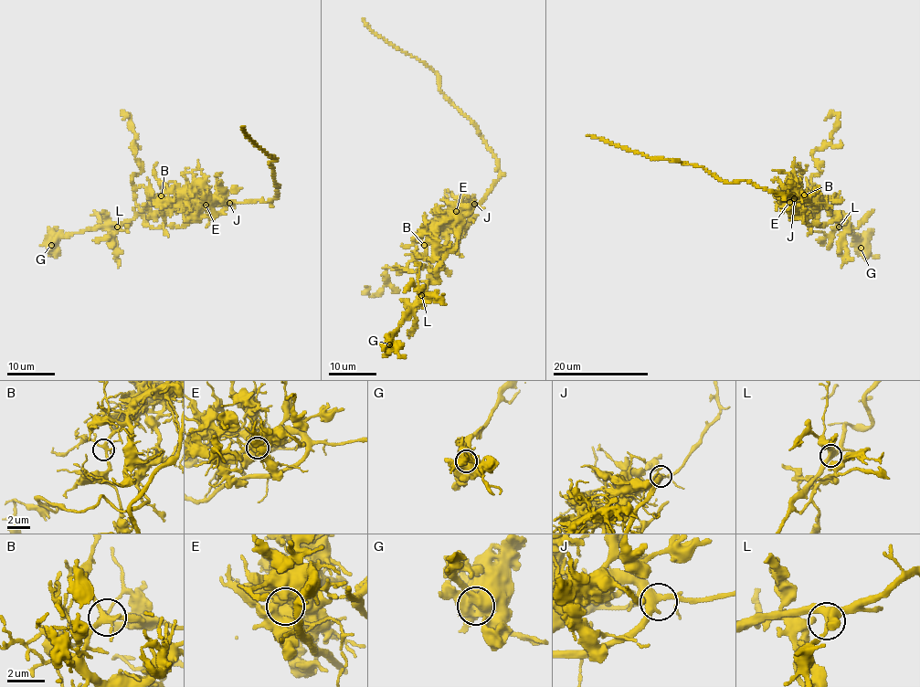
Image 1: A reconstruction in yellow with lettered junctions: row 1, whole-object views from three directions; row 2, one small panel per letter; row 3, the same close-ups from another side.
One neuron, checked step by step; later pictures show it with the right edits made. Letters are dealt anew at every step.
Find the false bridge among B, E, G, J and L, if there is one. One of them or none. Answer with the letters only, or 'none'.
E

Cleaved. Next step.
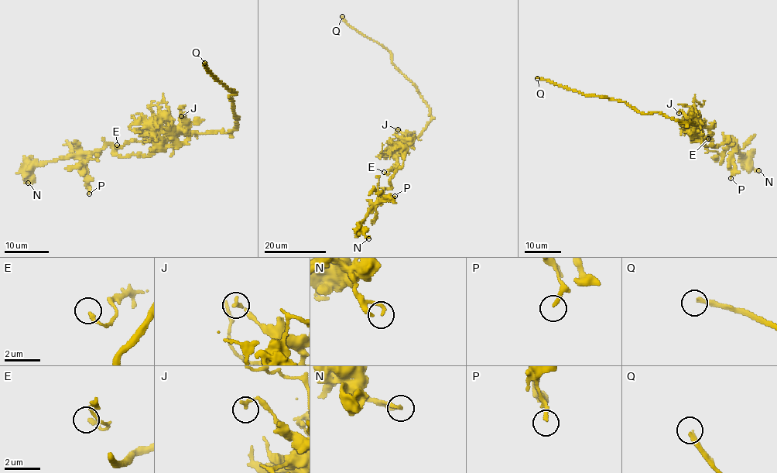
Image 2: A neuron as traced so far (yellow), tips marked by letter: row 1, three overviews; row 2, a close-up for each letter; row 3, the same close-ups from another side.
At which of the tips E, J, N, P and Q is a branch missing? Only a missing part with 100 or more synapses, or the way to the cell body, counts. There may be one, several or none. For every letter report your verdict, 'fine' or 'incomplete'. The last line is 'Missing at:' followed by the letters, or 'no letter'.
E: fine
J: fine
N: fine
P: fine
Q: incomplete
Missing at: Q

